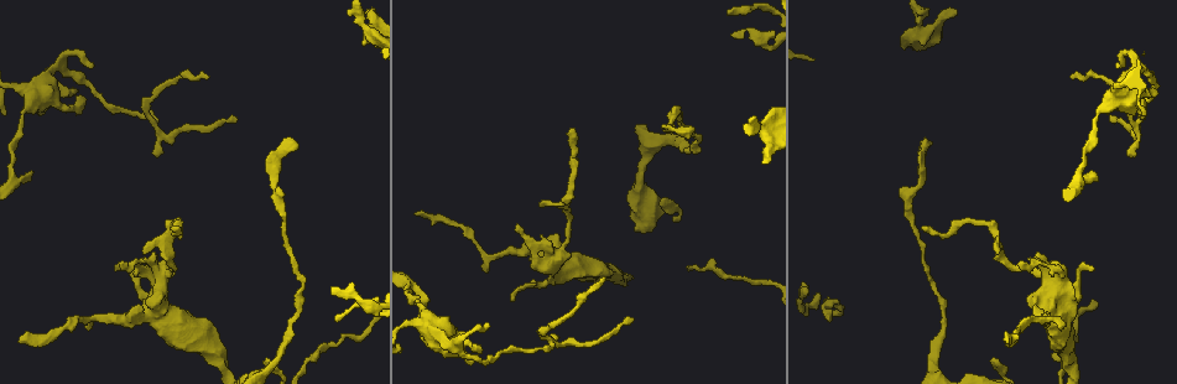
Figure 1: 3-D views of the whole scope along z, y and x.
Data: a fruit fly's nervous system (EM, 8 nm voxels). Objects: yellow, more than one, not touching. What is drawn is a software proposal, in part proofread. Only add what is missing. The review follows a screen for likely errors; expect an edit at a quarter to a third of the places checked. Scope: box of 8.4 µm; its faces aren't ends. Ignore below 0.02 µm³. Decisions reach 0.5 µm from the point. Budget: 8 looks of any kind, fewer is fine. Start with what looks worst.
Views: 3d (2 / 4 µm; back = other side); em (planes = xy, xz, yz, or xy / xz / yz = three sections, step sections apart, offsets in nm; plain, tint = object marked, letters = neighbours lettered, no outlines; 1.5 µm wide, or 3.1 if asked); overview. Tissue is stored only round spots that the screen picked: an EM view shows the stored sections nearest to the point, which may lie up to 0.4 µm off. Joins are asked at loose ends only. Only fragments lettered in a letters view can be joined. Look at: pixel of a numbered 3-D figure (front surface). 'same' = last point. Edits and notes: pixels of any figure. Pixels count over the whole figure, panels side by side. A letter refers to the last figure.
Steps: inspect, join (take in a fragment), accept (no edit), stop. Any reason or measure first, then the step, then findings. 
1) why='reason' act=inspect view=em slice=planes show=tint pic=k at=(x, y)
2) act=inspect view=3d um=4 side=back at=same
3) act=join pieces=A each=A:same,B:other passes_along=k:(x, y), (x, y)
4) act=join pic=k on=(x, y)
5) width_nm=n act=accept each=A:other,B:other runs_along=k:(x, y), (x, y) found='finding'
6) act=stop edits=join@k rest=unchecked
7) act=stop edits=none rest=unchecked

why='an open end' act=inspect view=3d um=2 pic=1 at=(1007, 342)

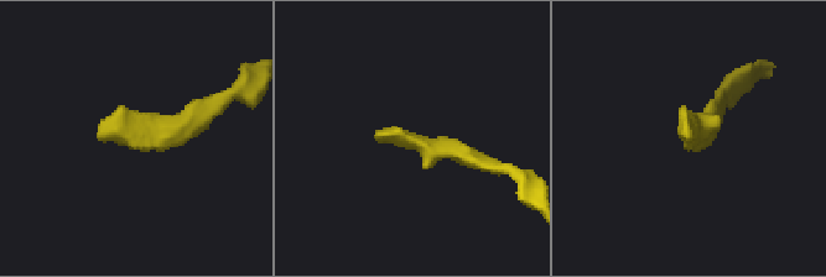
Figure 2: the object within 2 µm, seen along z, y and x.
why='now the EM' act=inspect view=em slice=planes show=letters pic=2 at=(691, 137)

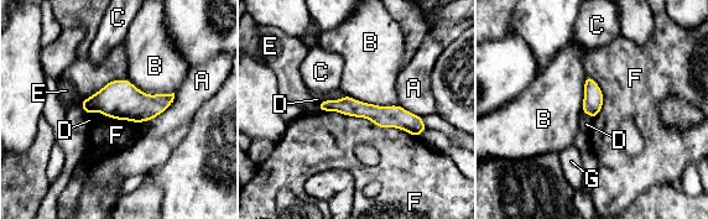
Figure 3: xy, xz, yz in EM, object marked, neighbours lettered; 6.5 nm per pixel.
act=accept each=A:other,B:other,C:other,D:other,E:other,F:other,G:other border=3:(345, 94), (378, 105), (396, 105) found='none of them fits'

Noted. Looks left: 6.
why='tapers out' act=inspect view=em slice=planes show=letters pic=1 at=(604, 280)

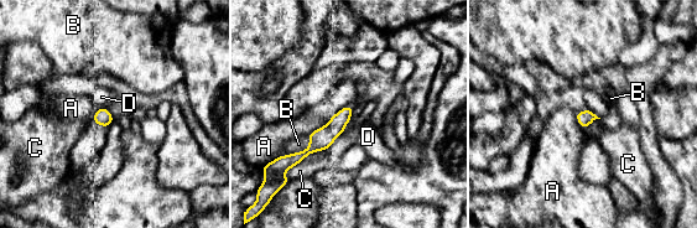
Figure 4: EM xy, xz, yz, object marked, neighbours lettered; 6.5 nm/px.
width_nm=100 act=accept each=A:other,B:other,C:other,D:other border=4:(588, 108), (599, 118) found='none of them fits'

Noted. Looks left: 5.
why='thin end' act=inspect view=em slice=xz step=8 show=letters pic=1 at=(1142, 100)

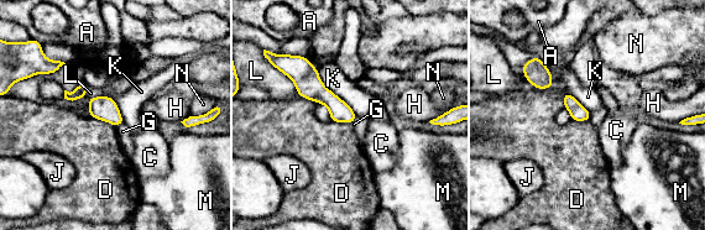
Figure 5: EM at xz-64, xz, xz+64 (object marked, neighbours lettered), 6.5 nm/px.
act=inspect view=em slice=planes show=letters at=same

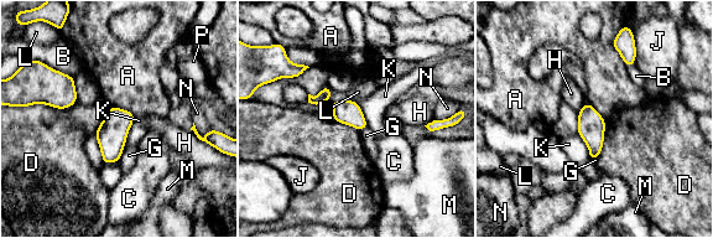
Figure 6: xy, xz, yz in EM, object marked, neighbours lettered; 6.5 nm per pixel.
width_nm=160 act=accept each=A:other,B:other,C:other,D:other,G:other,H:other,J:other,K:other,L:other,M:other,N:other,P:other border=6:(615, 36), (613, 47), (626, 67) found='none of them fits'

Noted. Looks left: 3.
act=stop edits=none rest=unchecked

